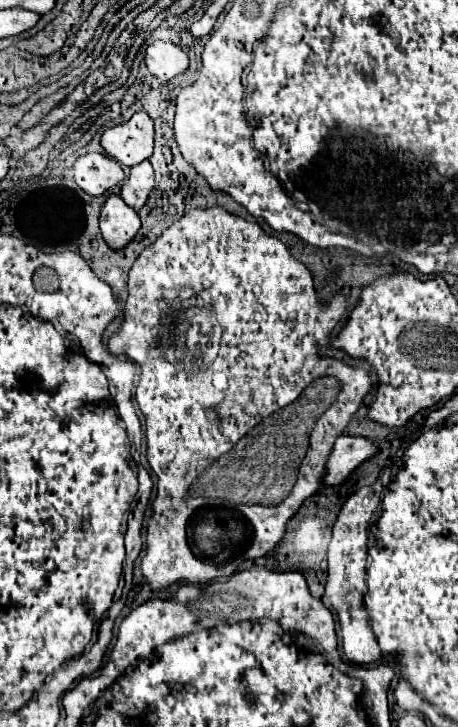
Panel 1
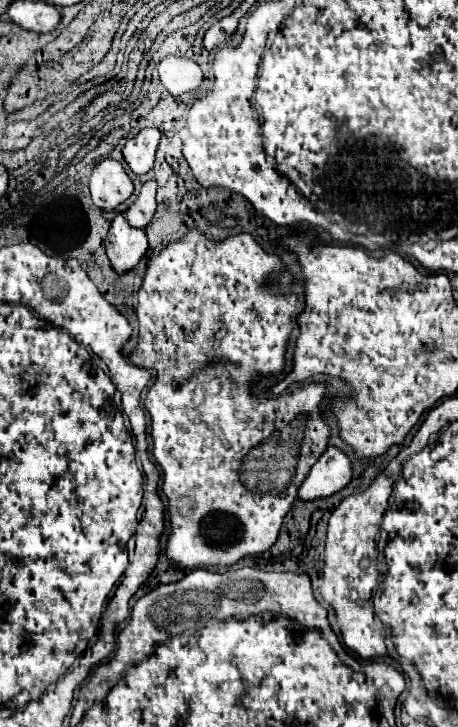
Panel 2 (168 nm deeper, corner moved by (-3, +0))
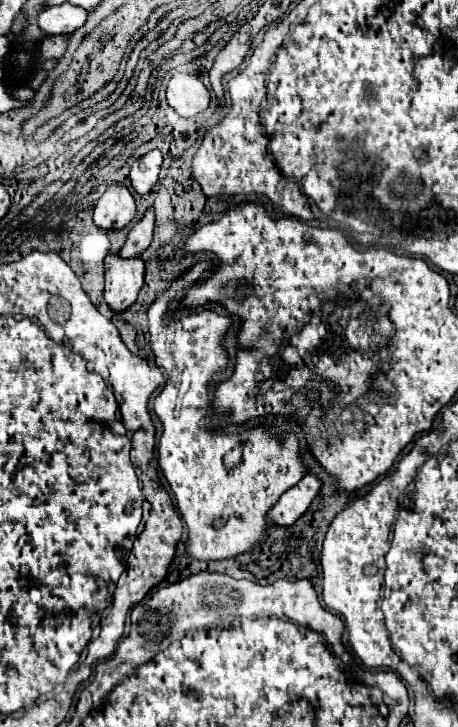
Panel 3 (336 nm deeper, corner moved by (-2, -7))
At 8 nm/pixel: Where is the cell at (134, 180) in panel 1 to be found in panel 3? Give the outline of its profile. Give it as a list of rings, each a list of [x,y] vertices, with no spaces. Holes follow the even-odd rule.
[[[147,209],[147,213],[143,215],[143,219],[133,225],[133,229],[129,231],[127,243],[121,247],[119,255],[123,259],[131,259],[131,257],[139,257],[149,245],[151,245],[151,237],[153,237],[153,209]]]

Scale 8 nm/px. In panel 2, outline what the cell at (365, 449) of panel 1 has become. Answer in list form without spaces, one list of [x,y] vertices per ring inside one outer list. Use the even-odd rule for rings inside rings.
[[[330,446],[312,466],[310,474],[306,476],[298,492],[298,498],[316,500],[332,496],[342,488],[346,488],[350,480],[352,480],[352,462],[348,454],[336,446]]]

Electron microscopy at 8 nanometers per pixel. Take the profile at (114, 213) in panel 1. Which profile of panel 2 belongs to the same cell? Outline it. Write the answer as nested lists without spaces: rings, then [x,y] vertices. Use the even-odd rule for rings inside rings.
[[[118,212],[116,218],[112,220],[104,244],[106,244],[106,254],[116,272],[126,272],[134,268],[148,250],[146,232],[130,226],[122,212]]]

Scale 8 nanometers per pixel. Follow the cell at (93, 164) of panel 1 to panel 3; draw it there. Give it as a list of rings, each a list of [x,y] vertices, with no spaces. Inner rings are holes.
[[[111,183],[95,205],[95,225],[101,229],[123,229],[135,217],[135,199],[121,183]]]

